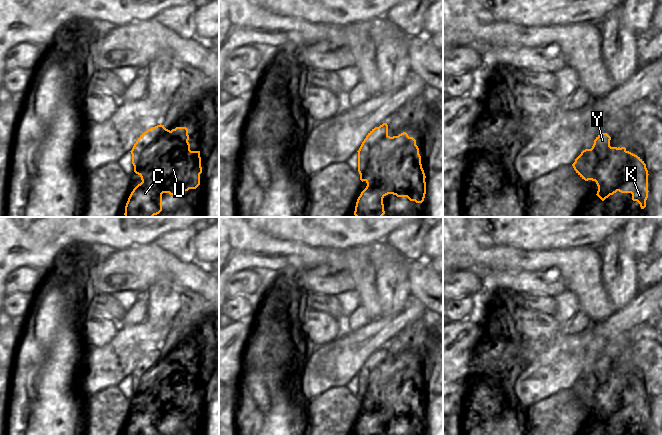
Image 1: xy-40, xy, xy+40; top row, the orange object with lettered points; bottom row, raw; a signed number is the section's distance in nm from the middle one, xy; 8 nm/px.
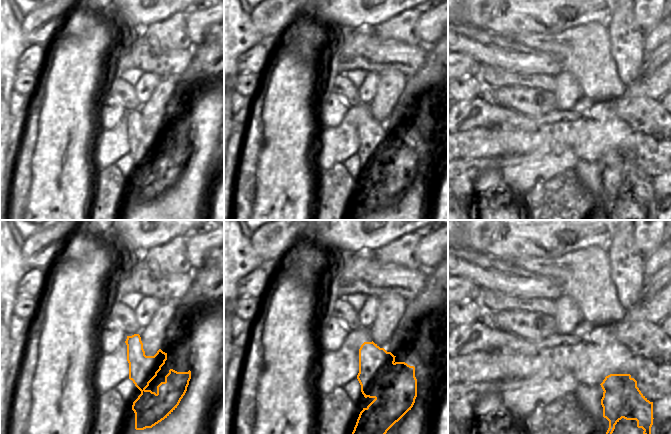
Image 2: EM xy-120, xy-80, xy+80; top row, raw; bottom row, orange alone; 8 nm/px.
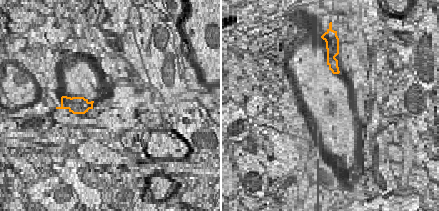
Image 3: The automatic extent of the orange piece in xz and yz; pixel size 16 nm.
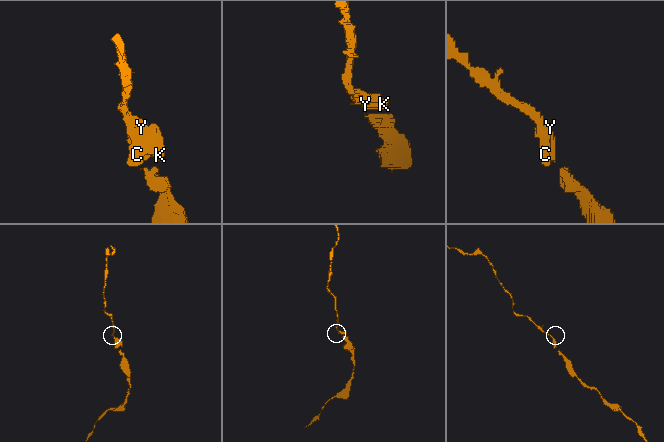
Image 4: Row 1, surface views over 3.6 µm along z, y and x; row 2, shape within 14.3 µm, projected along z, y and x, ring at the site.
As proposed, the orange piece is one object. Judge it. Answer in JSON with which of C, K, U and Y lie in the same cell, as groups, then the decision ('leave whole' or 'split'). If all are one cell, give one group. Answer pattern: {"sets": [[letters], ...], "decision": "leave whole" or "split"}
{"sets": [["C", "K", "U", "Y"]], "decision": "leave whole"}

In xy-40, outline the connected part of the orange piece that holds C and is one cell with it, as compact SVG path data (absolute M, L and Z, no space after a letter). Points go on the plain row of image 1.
M161 348L151 351L140 359L130 376L134 396L141 401L142 406L131 416L125 435L162 435L163 417L180 419L189 413L196 413L200 409L200 398L202 397L200 375L191 375L188 364L186 351L176 351L170 355Z

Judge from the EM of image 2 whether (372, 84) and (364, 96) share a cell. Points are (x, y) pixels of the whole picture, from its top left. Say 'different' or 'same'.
same

